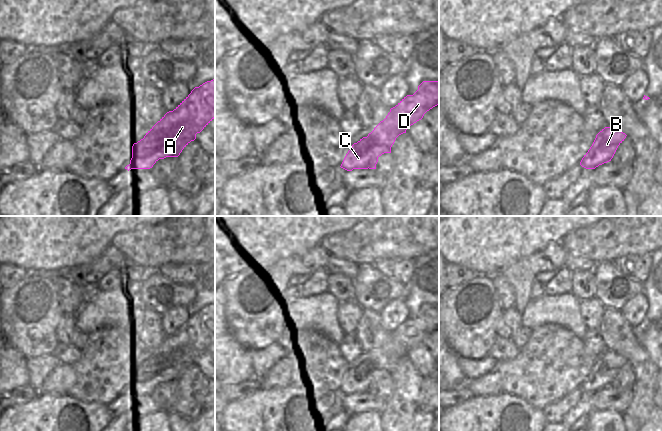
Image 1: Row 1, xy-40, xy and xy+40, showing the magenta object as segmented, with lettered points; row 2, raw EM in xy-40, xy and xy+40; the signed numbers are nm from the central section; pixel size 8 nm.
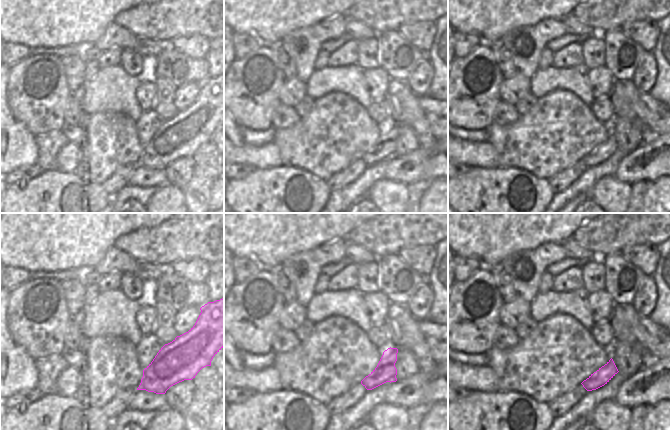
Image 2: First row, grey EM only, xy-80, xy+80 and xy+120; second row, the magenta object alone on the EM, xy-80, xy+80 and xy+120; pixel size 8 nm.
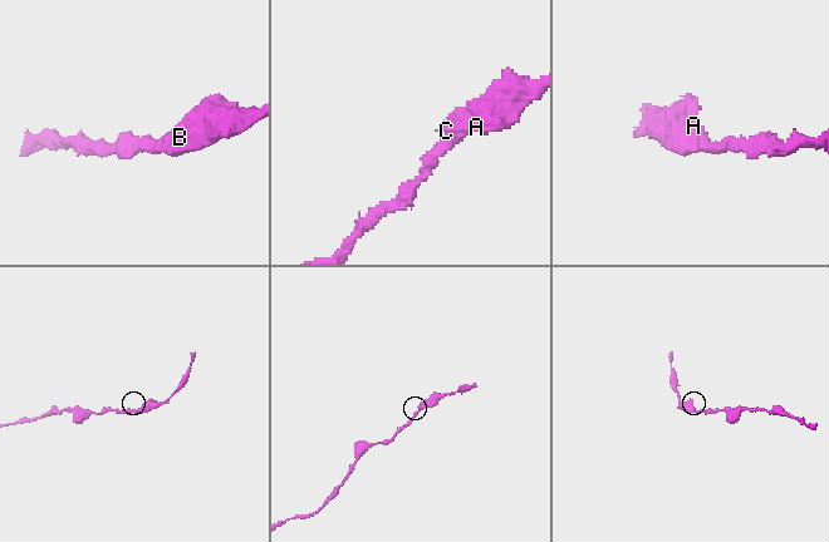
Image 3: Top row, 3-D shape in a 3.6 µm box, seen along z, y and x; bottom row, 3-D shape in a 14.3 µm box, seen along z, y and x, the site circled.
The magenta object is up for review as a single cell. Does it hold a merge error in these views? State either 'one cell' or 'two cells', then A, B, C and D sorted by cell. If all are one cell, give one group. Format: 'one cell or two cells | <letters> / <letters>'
one cell | A B C D

